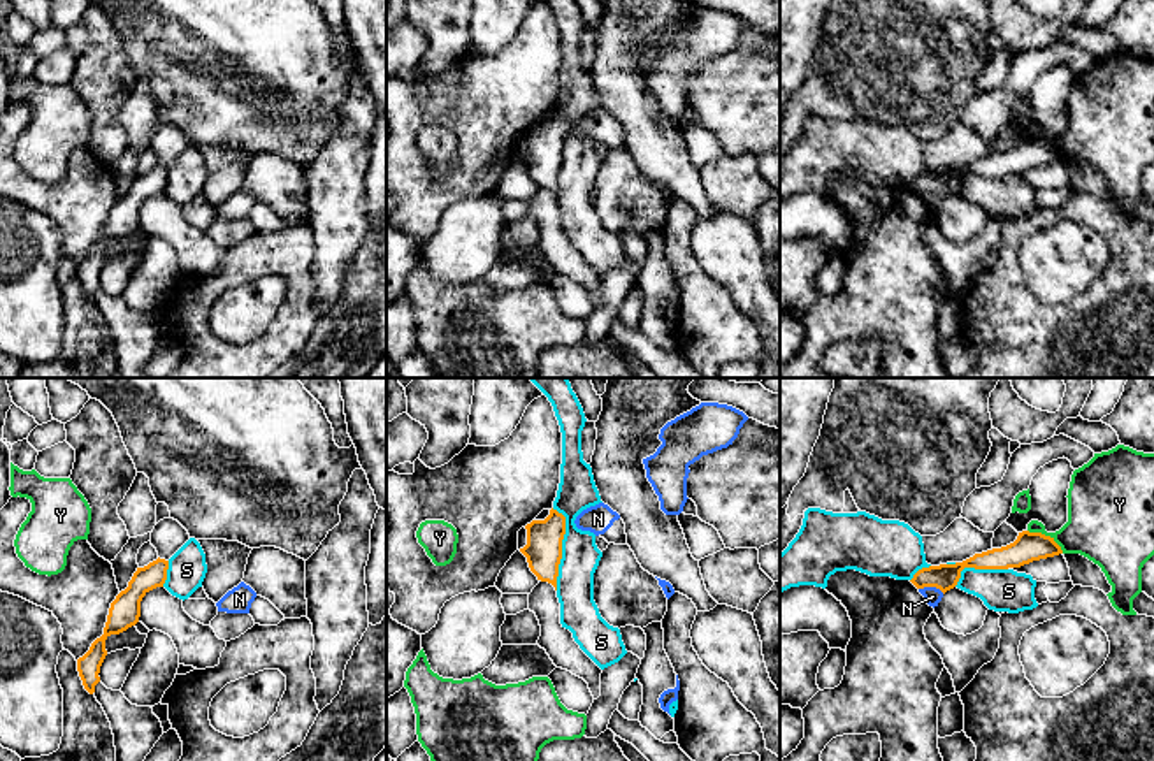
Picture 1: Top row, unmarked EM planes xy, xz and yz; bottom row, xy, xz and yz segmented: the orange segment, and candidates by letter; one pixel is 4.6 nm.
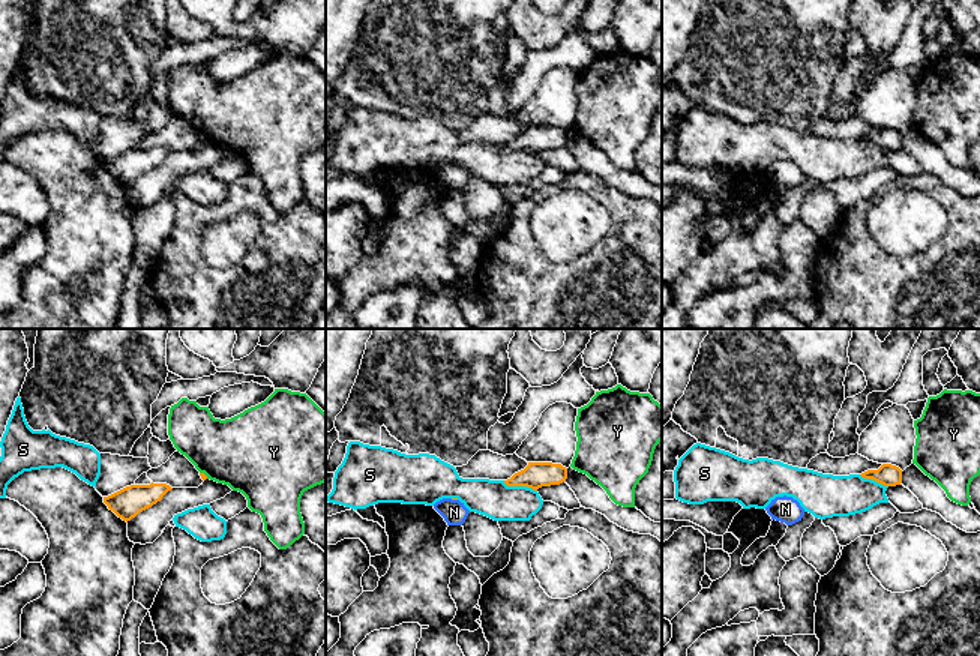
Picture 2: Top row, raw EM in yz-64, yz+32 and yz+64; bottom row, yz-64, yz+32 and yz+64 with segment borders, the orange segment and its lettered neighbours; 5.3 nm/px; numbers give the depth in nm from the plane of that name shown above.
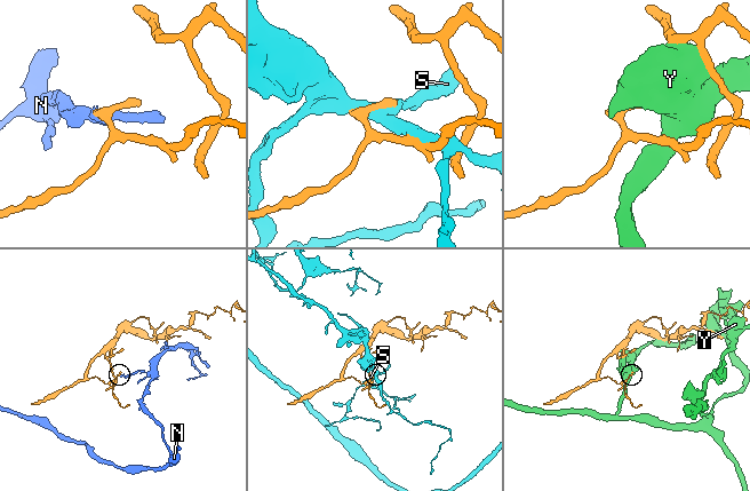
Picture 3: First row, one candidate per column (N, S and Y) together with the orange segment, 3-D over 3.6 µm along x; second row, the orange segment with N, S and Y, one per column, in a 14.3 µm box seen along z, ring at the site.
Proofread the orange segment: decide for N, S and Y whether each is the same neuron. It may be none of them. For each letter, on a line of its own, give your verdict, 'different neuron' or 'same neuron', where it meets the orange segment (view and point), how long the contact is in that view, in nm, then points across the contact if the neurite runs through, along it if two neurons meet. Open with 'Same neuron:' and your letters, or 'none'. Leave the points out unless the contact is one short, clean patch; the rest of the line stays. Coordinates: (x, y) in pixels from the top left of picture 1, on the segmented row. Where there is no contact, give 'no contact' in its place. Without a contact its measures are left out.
Same neuron: none
N: different neuron | yz (931, 586) | 120 nm | along yz (919, 587), (938, 587), (944, 593)
S: different neuron | xz (561, 547) | 380 nm
Y: different neuron | yz (1047, 536) | 200 nm

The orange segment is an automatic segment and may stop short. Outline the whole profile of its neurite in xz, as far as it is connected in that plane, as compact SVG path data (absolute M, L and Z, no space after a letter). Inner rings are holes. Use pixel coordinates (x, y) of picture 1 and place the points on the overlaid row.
M552 508L545 520L532 520L525 529L527 545L520 552L527 557L537 580L552 583L557 591L566 517Z

